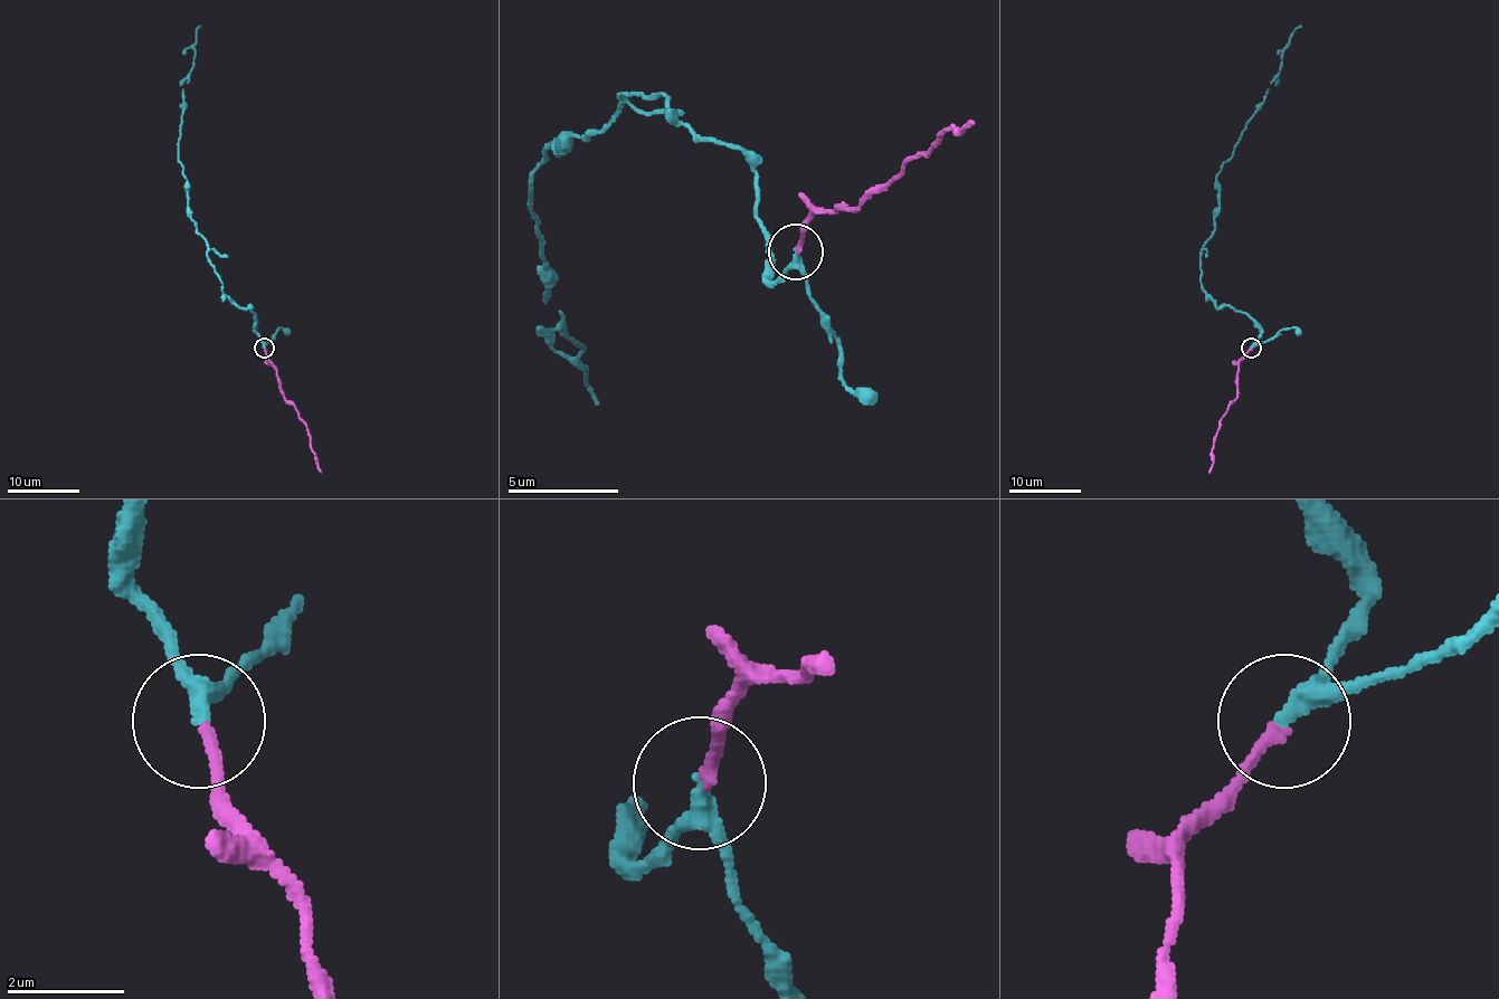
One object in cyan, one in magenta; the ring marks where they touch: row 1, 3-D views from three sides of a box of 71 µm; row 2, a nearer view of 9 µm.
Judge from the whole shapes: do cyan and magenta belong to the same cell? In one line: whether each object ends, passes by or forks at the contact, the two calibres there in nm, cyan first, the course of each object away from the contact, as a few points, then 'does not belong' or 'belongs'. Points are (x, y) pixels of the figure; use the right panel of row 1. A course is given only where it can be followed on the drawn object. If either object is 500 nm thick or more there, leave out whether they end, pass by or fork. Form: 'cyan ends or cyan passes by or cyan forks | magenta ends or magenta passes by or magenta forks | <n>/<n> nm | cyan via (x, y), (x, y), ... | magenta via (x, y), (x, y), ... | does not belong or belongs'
cyan passes by | magenta ends | 280/200 nm | cyan via (1252, 346), (1259, 327), (1244, 313), (1216, 306), (1205, 292), (1202, 248), (1220, 206), (1216, 174), (1300, 26) | magenta via (1252, 349), (1239, 363), (1237, 396), (1217, 428), (1208, 473) | belongs

